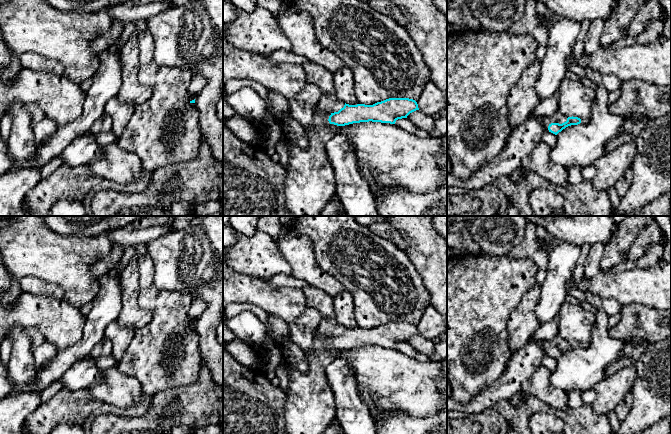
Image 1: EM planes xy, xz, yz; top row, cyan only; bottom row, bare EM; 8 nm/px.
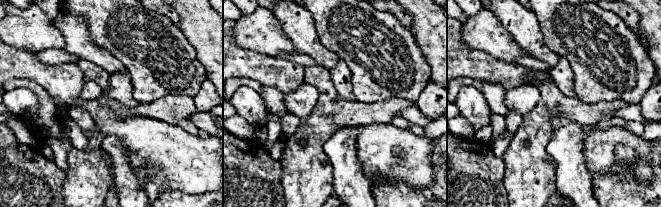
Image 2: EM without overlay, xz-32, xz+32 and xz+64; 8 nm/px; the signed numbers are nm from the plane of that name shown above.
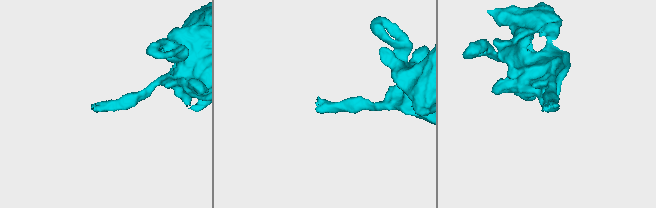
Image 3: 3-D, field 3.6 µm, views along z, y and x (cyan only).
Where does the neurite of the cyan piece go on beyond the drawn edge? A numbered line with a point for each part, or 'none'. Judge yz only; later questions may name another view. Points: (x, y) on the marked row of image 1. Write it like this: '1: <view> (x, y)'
1: yz (558, 117)

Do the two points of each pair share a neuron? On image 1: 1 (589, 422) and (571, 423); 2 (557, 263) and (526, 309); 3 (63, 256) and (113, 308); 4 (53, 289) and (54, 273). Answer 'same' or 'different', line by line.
1: same
2: different
3: different
4: different

